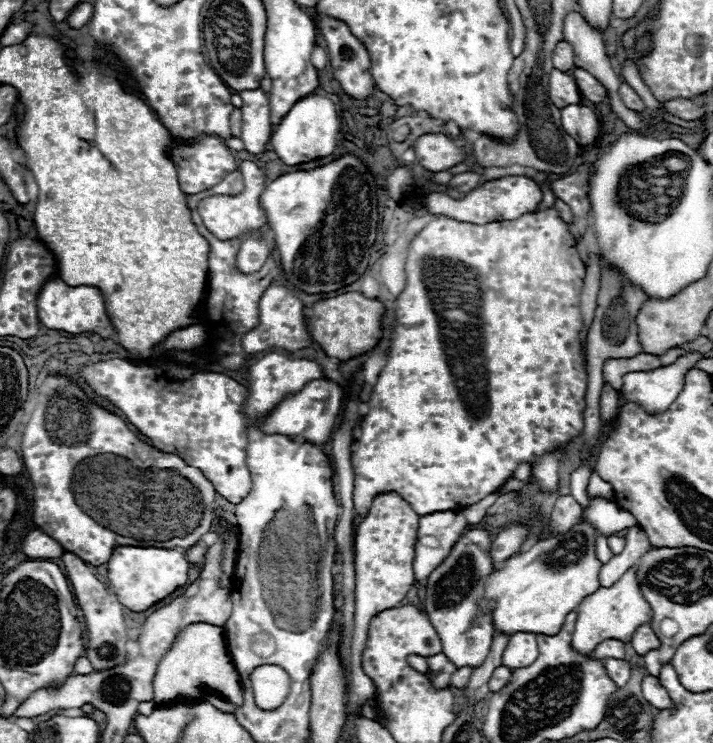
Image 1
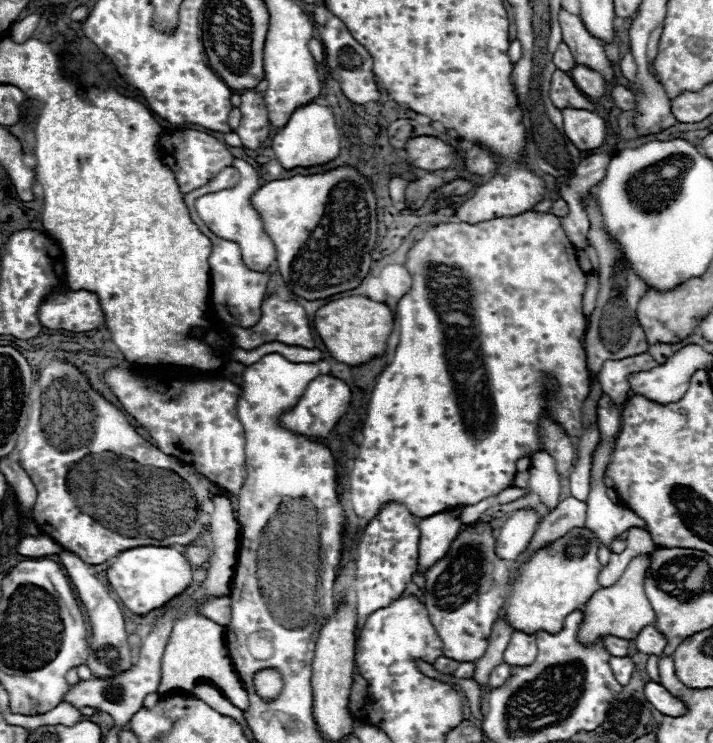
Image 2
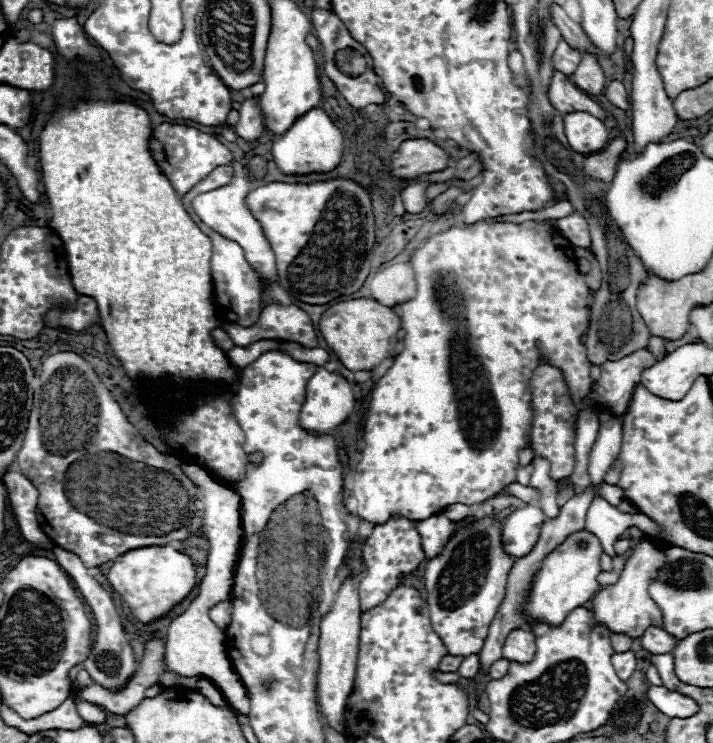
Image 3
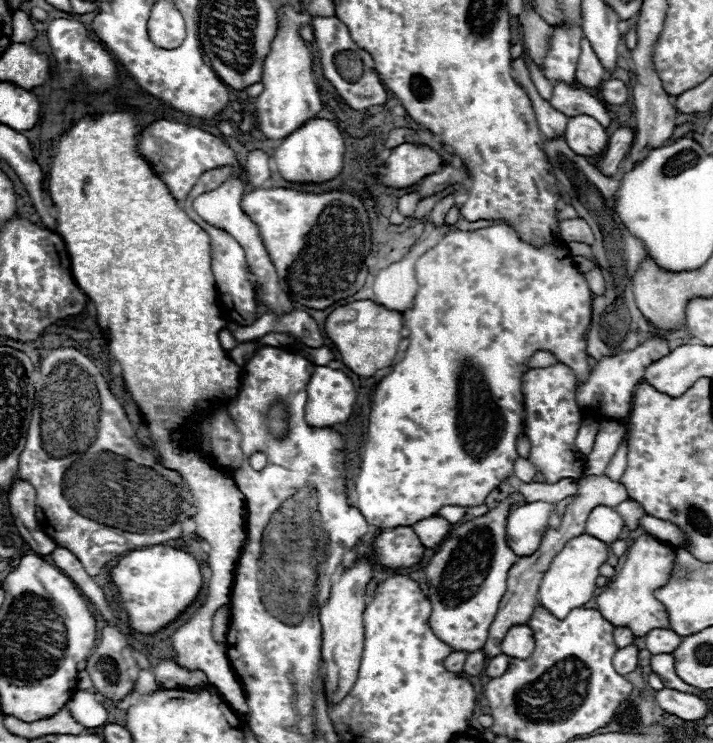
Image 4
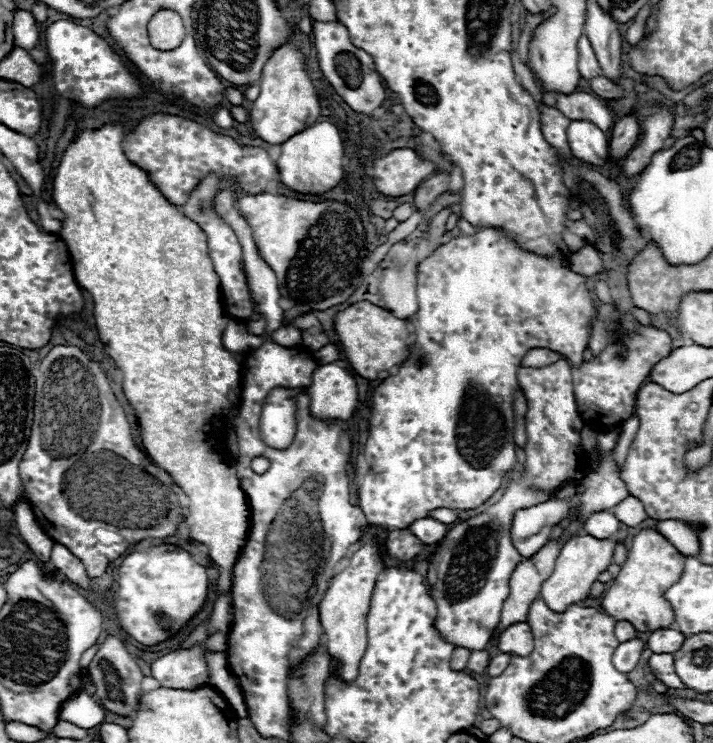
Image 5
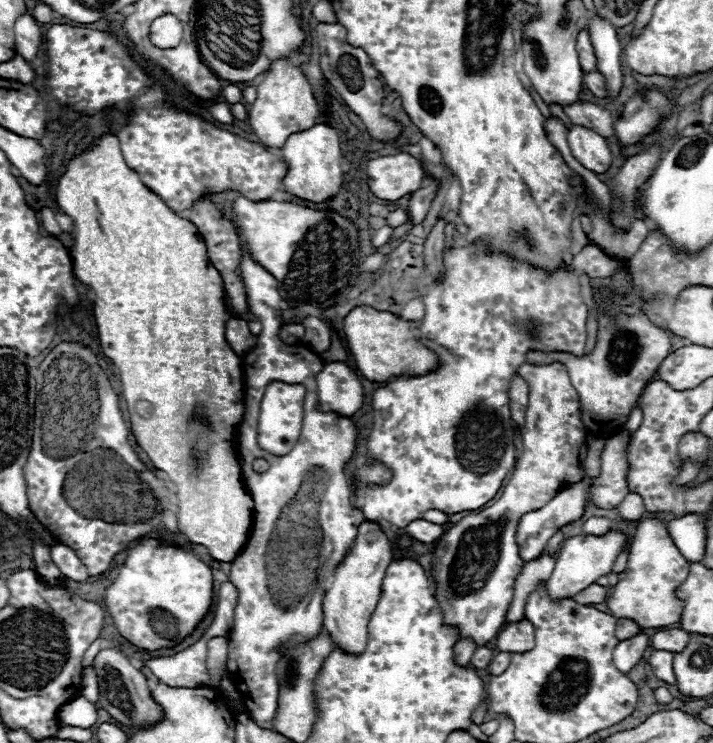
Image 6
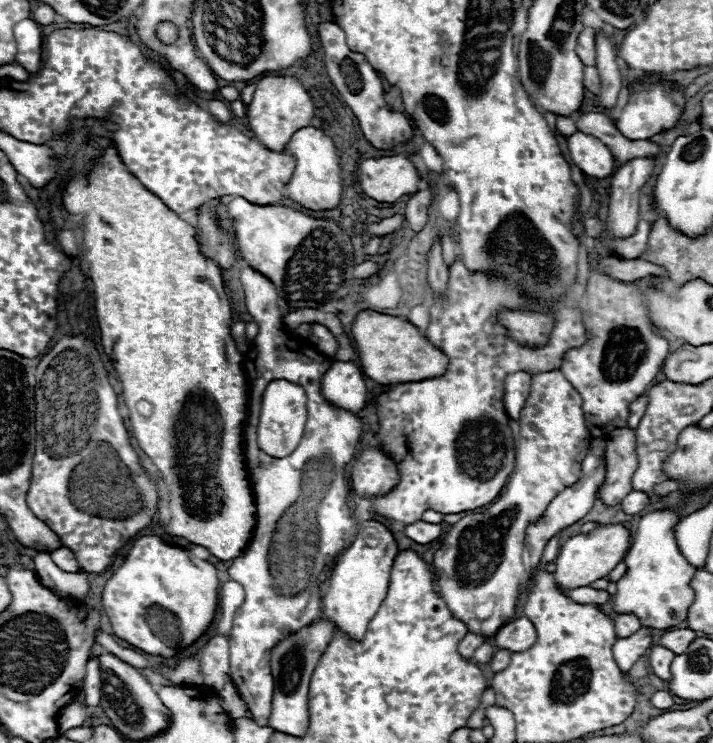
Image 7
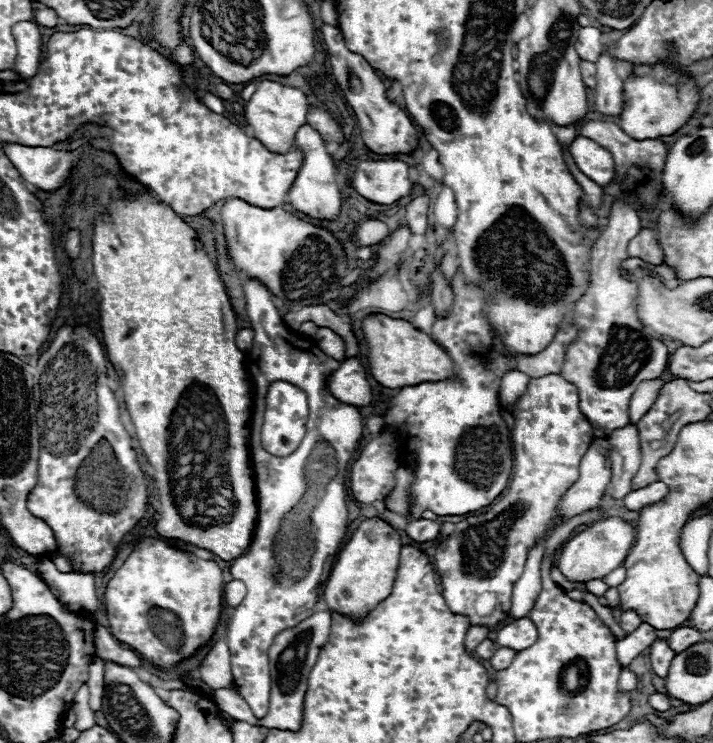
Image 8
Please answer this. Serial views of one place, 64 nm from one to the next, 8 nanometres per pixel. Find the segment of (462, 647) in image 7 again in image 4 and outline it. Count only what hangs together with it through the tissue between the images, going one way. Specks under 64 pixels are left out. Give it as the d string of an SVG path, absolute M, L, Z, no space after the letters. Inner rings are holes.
M452 652L450 656L448 656L448 660L444 660L444 668L448 668L450 672L462 672L462 668L464 668L464 660L466 660L466 652Z

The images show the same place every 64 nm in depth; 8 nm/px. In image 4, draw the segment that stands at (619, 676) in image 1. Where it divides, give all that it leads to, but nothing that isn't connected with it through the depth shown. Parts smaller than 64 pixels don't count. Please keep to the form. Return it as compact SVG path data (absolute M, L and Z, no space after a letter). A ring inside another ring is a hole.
M630 644L622 650L618 650L612 658L612 664L614 664L616 672L620 672L620 676L626 676L626 674L634 672L636 666L638 666L638 648L634 644Z

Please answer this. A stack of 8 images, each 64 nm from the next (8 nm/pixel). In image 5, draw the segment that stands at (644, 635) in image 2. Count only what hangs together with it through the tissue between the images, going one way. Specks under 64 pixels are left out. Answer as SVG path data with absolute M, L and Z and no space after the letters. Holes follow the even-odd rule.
M674 628L654 630L654 632L650 632L646 646L652 652L668 652L668 654L674 654L676 650L680 650L684 638L686 636L682 632L678 632L678 630L674 630Z

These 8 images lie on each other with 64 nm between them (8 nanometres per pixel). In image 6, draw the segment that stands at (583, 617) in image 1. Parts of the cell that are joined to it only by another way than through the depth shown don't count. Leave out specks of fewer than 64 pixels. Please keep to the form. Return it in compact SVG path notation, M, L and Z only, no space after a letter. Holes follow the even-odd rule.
M640 520L636 534L628 548L628 566L620 572L618 584L610 590L606 604L612 616L636 620L642 630L664 628L680 620L682 602L676 600L674 588L680 586L688 576L688 560L674 546L666 522L662 520Z

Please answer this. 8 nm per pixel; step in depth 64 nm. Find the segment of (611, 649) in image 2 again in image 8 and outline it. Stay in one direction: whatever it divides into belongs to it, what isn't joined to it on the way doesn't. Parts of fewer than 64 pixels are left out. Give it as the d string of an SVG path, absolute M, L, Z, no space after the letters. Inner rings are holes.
M628 610L628 612L622 612L618 624L620 624L620 628L622 628L626 634L632 634L632 632L642 624L642 620L640 620L640 616L638 616L634 610Z

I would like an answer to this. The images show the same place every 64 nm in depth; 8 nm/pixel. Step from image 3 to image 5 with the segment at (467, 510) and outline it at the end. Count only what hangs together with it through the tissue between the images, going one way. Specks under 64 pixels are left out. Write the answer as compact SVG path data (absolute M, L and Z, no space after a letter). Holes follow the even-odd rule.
M439 508L430 512L431 518L438 520L444 524L451 524L458 520L458 510L451 510L447 508Z

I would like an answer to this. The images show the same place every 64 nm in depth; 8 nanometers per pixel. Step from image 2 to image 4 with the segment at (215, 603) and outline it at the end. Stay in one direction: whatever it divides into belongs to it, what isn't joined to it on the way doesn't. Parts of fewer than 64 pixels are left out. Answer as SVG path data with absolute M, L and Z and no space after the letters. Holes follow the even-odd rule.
M222 606L222 608L218 608L216 614L214 614L214 638L216 638L218 642L224 642L228 624L230 624L230 608L228 608L228 606Z

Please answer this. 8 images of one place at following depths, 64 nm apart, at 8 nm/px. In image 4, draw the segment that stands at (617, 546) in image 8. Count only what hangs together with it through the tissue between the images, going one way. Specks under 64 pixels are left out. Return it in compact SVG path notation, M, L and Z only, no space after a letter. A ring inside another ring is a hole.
M580 534L568 540L568 544L552 558L552 564L540 582L538 604L552 612L552 616L556 616L558 620L564 620L564 616L572 608L580 608L594 596L596 578L600 576L600 566L606 562L606 558L608 558L606 544L590 534Z

